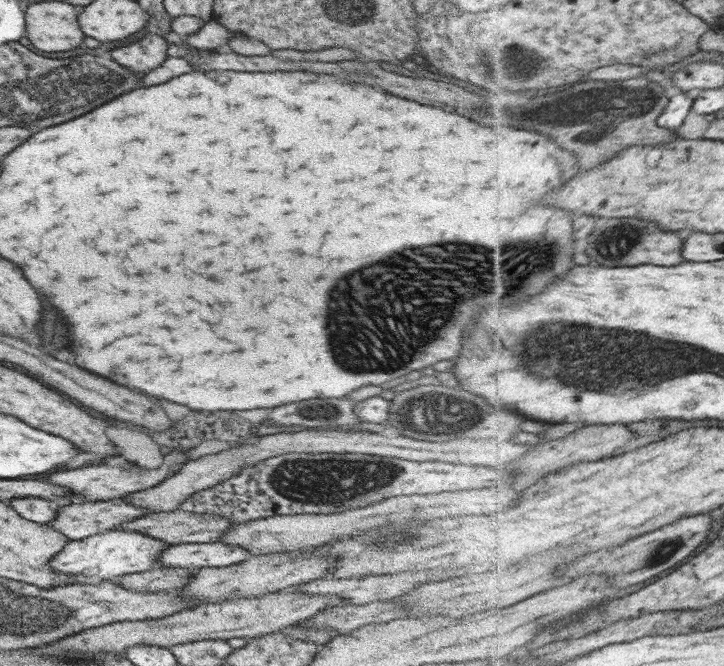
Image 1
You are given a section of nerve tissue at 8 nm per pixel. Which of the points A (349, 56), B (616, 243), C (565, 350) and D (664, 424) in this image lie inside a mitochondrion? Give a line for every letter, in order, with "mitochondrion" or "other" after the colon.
A: other
B: mitochondrion
C: mitochondrion
D: other

